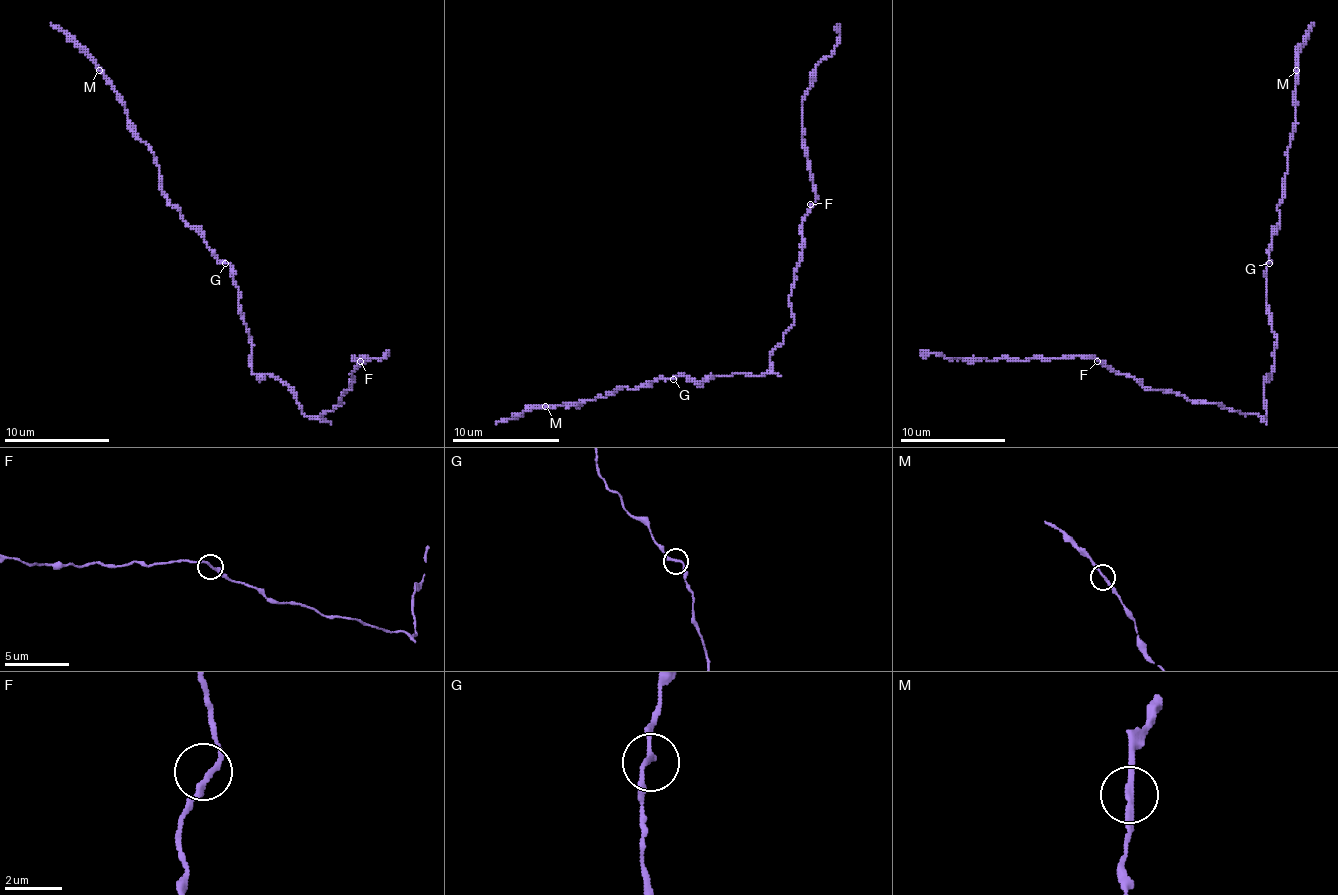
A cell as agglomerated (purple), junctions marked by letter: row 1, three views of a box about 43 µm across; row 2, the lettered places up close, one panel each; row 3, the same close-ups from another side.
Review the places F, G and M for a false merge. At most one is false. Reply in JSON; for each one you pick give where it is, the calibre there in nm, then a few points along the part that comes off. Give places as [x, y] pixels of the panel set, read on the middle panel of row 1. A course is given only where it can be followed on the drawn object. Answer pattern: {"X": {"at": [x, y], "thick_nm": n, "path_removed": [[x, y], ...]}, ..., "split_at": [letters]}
{"split_at": []}

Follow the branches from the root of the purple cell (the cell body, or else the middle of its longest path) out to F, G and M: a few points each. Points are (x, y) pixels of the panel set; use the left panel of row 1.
F: (275, 379), (288, 387), (307, 416), (320, 416), (344, 403), (339, 400), (352, 387), (352, 371), (360, 361)
G: (275, 379), (267, 374), (252, 371), (252, 342), (238, 303), (238, 287), (233, 279), (233, 268), (225, 263)
M: (275, 379), (252, 371), (252, 342), (233, 268), (170, 202), (154, 152), (138, 136), (114, 86), (98, 70)

